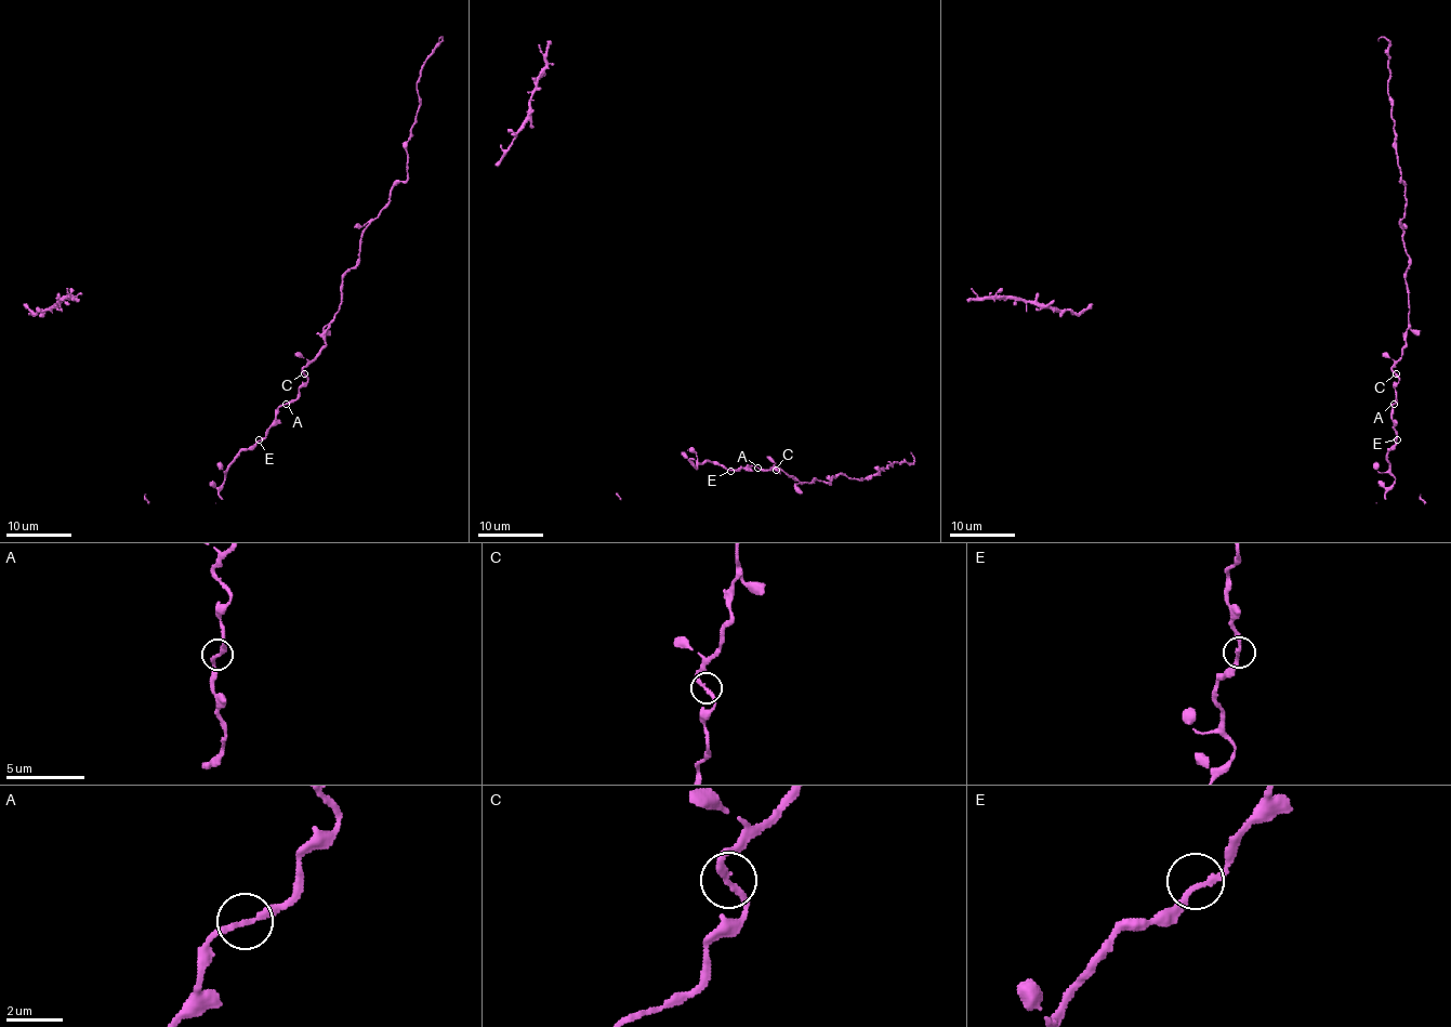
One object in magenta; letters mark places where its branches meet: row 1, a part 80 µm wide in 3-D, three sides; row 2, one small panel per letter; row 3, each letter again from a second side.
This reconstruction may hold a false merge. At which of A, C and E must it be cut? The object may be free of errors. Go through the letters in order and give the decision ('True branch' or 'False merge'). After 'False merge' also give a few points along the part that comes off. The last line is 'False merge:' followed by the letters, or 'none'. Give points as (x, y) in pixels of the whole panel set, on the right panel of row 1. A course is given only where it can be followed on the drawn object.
A: True branch
C: True branch
E: True branch
False merge: none

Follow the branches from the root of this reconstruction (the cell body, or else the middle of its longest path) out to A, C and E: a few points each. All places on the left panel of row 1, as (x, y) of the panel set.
A: (235, 459), (265, 436), (276, 410), (286, 404)
C: (235, 459), (265, 436), (276, 410), (298, 397), (298, 390), (307, 380), (304, 373)
E: (235, 459), (259, 439)

